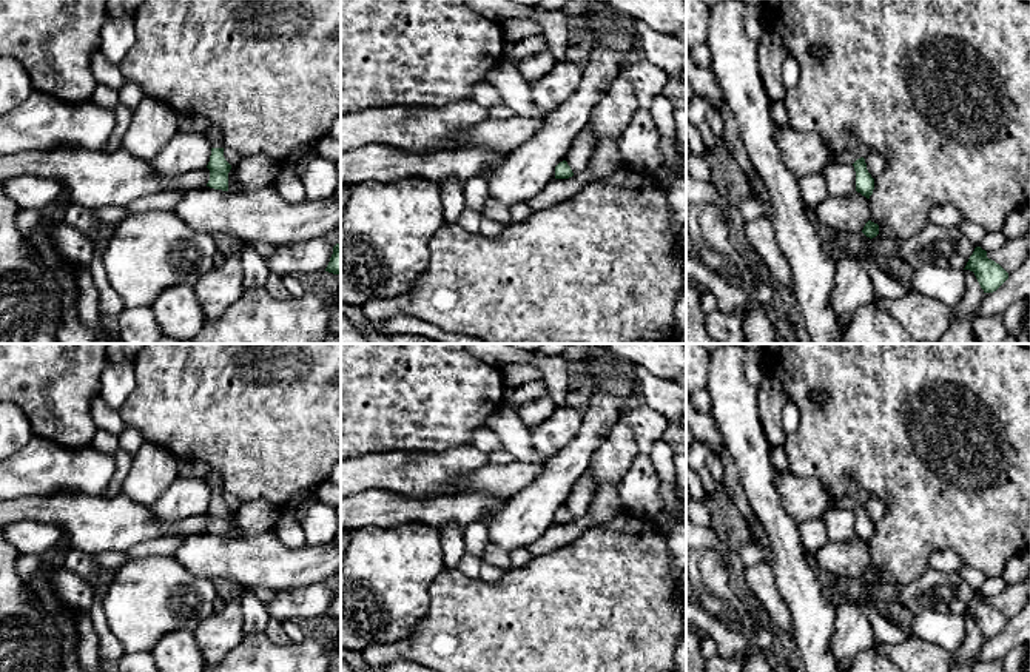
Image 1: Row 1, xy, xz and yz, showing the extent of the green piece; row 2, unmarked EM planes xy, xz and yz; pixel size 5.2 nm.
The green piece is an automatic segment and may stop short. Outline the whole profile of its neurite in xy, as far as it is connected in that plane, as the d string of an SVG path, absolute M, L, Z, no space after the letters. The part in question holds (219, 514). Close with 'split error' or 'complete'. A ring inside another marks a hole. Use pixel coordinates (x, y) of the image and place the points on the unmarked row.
M213 470L205 476L205 482L211 490L211 501L207 513L210 515L210 526L207 532L214 535L228 536L228 518L231 510L224 502L222 476Z | split error

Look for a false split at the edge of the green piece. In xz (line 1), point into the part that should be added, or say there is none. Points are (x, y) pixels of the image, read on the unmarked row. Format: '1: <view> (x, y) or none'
1: none

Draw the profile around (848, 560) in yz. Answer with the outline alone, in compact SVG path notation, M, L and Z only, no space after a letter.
M857 536L843 543L828 541L816 553L816 561L823 573L854 581L871 563L870 546Z

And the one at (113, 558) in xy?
M125 550L102 552L99 555L94 555L93 559L97 567L114 569L114 570L117 570L126 561L130 561Z

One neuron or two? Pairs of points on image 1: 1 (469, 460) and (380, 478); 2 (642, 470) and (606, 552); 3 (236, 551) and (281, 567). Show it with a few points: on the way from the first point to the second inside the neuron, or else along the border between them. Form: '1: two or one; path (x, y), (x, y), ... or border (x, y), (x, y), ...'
1: one; path (447, 466), (434, 473), (401, 473)
2: two; border (622, 507), (651, 520)
3: one; path (247, 561), (270, 563)

